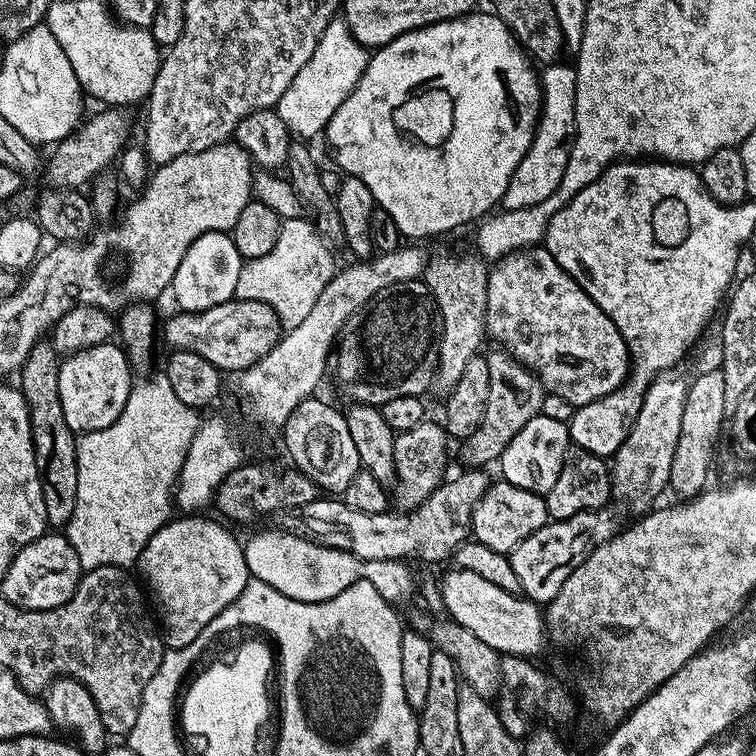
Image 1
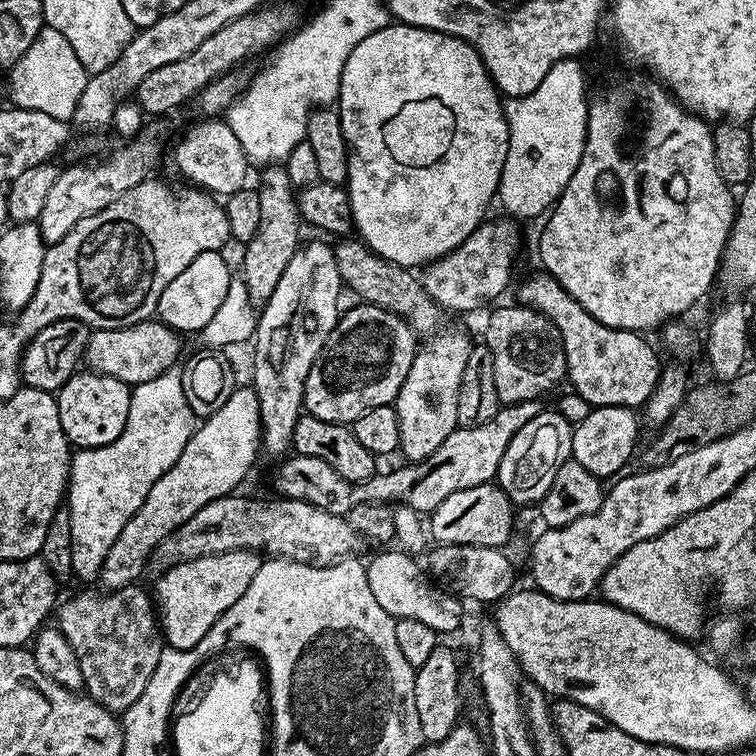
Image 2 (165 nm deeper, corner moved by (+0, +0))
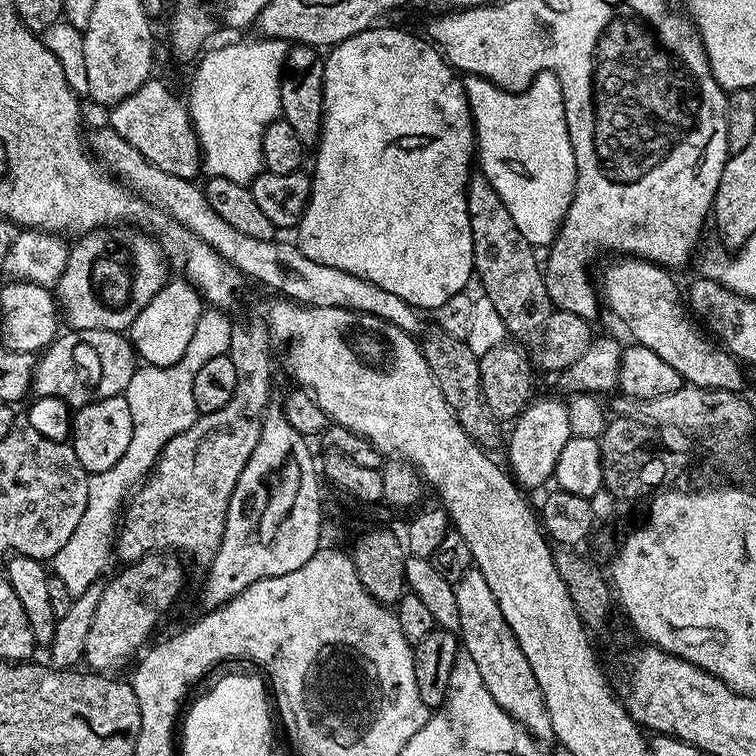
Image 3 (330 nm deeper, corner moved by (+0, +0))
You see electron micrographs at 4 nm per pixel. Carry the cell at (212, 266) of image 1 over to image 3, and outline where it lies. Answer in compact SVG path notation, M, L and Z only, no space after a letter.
M172 278L165 282L158 294L146 302L146 310L142 310L131 328L127 329L126 335L144 364L159 368L174 366L174 362L186 354L186 346L190 346L190 338L194 338L194 330L200 324L200 315L206 311L205 301L196 287L189 284L187 279L179 279Z

